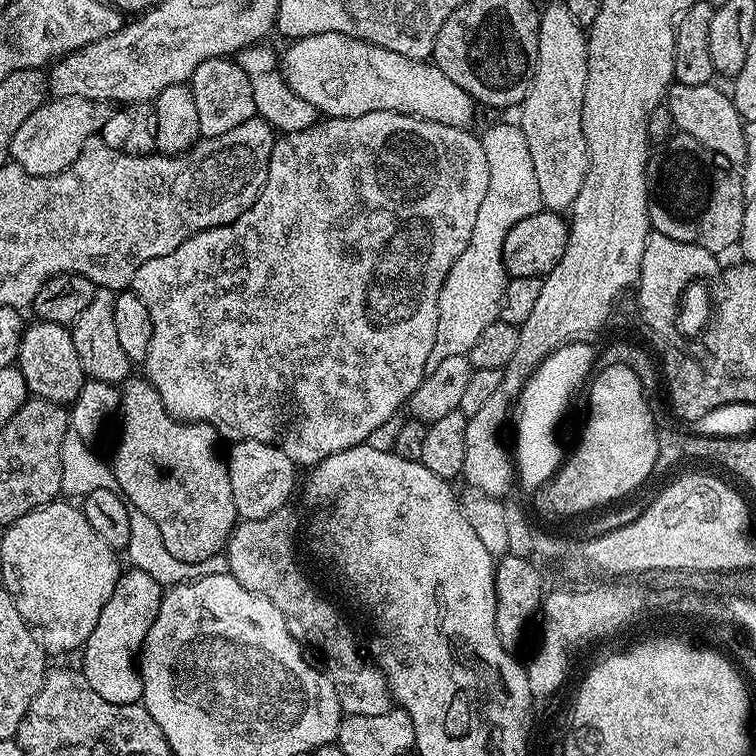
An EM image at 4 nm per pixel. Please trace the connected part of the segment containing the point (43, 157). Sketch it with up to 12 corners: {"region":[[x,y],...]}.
{"region":[[81,96],[40,105],[11,159],[53,176],[103,133],[113,105]]}

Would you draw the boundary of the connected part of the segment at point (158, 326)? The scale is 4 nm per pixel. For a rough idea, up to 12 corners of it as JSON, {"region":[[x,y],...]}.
{"region":[[401,112],[276,136],[142,262],[176,420],[298,466],[429,371],[490,168]]}

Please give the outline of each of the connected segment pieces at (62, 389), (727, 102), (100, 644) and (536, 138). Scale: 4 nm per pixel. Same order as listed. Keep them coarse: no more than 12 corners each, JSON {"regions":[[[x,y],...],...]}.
{"regions":[[[25,327],[18,367],[33,397],[65,406],[86,379],[72,329]],[[712,82],[673,83],[666,106],[683,135],[729,164],[746,158],[745,121]],[[121,571],[82,649],[106,702],[143,697],[140,647],[165,589]],[[562,2],[540,12],[518,123],[549,212],[588,173],[588,38]]]}

